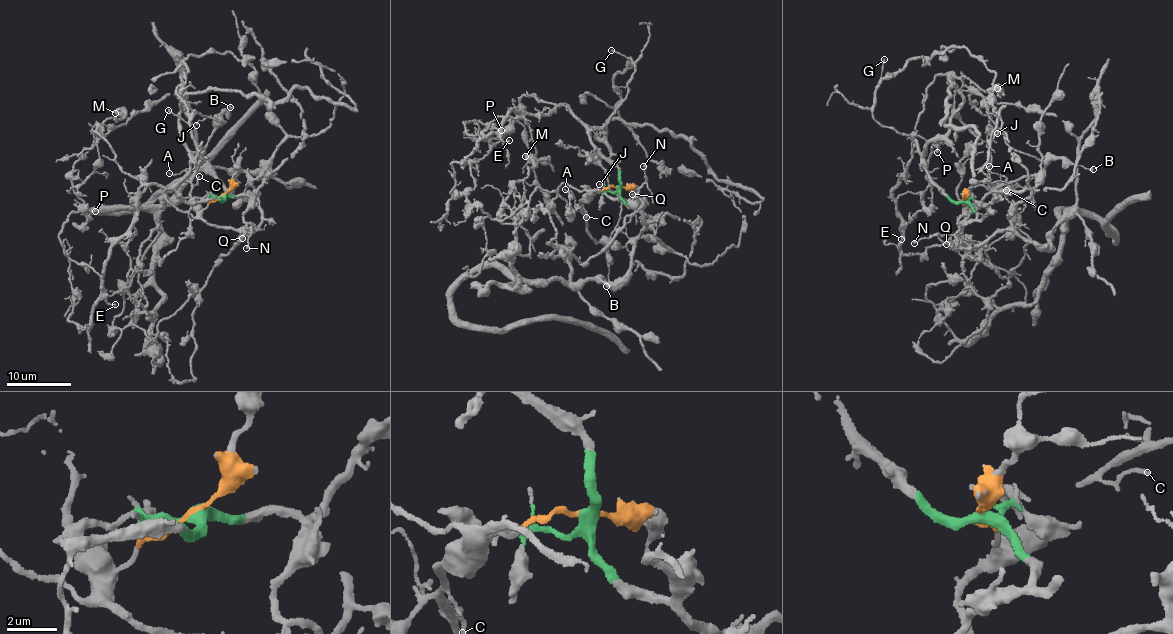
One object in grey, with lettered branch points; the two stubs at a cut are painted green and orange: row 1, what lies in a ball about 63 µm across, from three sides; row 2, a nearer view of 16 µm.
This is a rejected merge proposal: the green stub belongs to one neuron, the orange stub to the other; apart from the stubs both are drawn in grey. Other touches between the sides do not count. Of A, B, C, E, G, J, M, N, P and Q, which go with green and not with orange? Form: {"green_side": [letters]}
{"green_side": ["E", "G", "M", "N", "P", "Q"]}

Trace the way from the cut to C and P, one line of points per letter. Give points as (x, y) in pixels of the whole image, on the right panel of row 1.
C: (963, 200), (970, 209), (993, 192), (1006, 190)
P: (963, 200), (947, 199), (935, 185), (911, 136), (910, 164), (893, 201), (926, 189), (936, 144), (937, 153)

